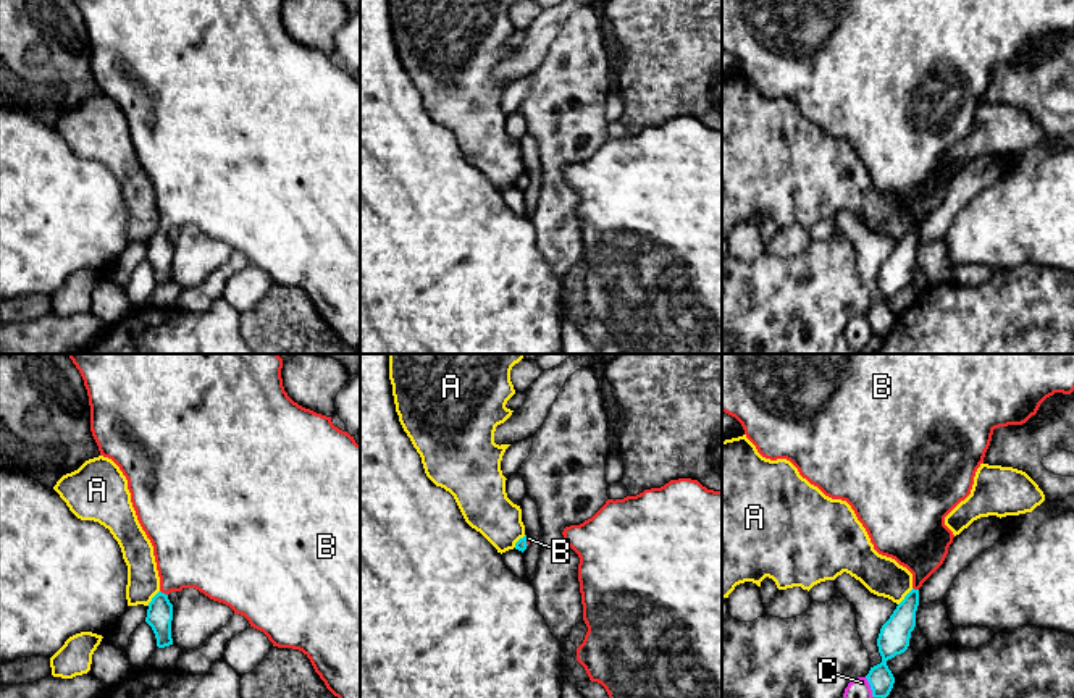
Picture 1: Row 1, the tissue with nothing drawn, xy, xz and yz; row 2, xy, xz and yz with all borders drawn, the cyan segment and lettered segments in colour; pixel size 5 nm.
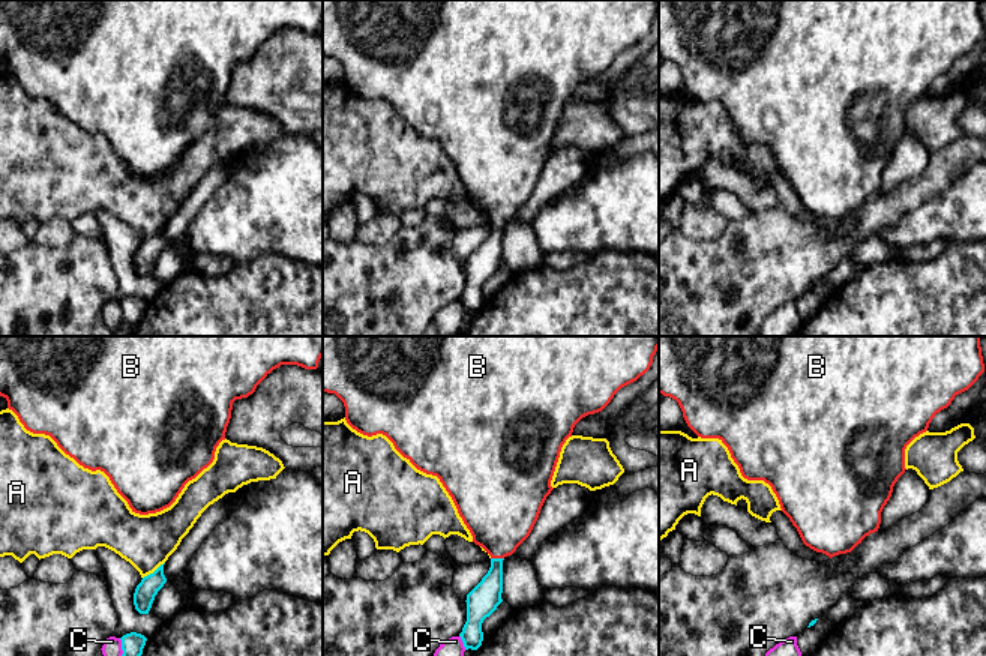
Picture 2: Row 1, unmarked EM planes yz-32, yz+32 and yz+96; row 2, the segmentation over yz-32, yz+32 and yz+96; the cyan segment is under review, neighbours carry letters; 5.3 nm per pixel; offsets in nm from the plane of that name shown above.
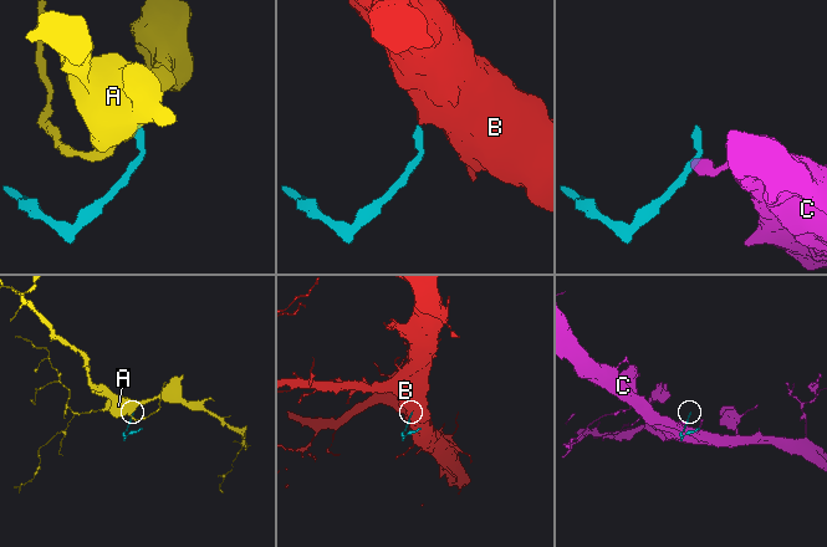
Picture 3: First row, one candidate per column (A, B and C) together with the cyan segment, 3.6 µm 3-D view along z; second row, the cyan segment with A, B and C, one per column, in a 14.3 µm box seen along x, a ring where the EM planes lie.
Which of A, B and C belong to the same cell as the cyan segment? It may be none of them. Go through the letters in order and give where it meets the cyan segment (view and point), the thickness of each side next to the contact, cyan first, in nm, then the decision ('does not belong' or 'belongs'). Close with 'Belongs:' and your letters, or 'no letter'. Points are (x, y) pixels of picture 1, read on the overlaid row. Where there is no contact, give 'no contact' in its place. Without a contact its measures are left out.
A: contact yz (905, 597); calibres 160 and 200 nm; does not belong
B: contact xy (163, 593); calibres 130 and 360 nm; belongs
C: contact yz (871, 687); calibres 140 and 100 nm; does not belong
Belongs: B

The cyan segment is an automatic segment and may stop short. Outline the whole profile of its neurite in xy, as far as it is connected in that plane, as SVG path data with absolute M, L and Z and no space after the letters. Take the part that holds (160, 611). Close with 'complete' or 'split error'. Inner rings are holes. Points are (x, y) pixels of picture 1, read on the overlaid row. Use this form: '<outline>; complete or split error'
M66 354L79 370L89 396L90 431L99 446L100 456L111 459L128 480L131 502L137 520L153 546L153 556L160 577L160 591L152 598L145 622L152 627L157 646L173 645L171 620L173 604L168 599L171 591L195 588L213 601L229 606L234 614L244 616L250 627L263 632L273 646L292 648L302 651L312 662L315 672L325 682L326 688L338 698L360 698L360 444L347 431L333 425L331 417L317 414L294 402L283 386L283 359L278 354Z; split error

